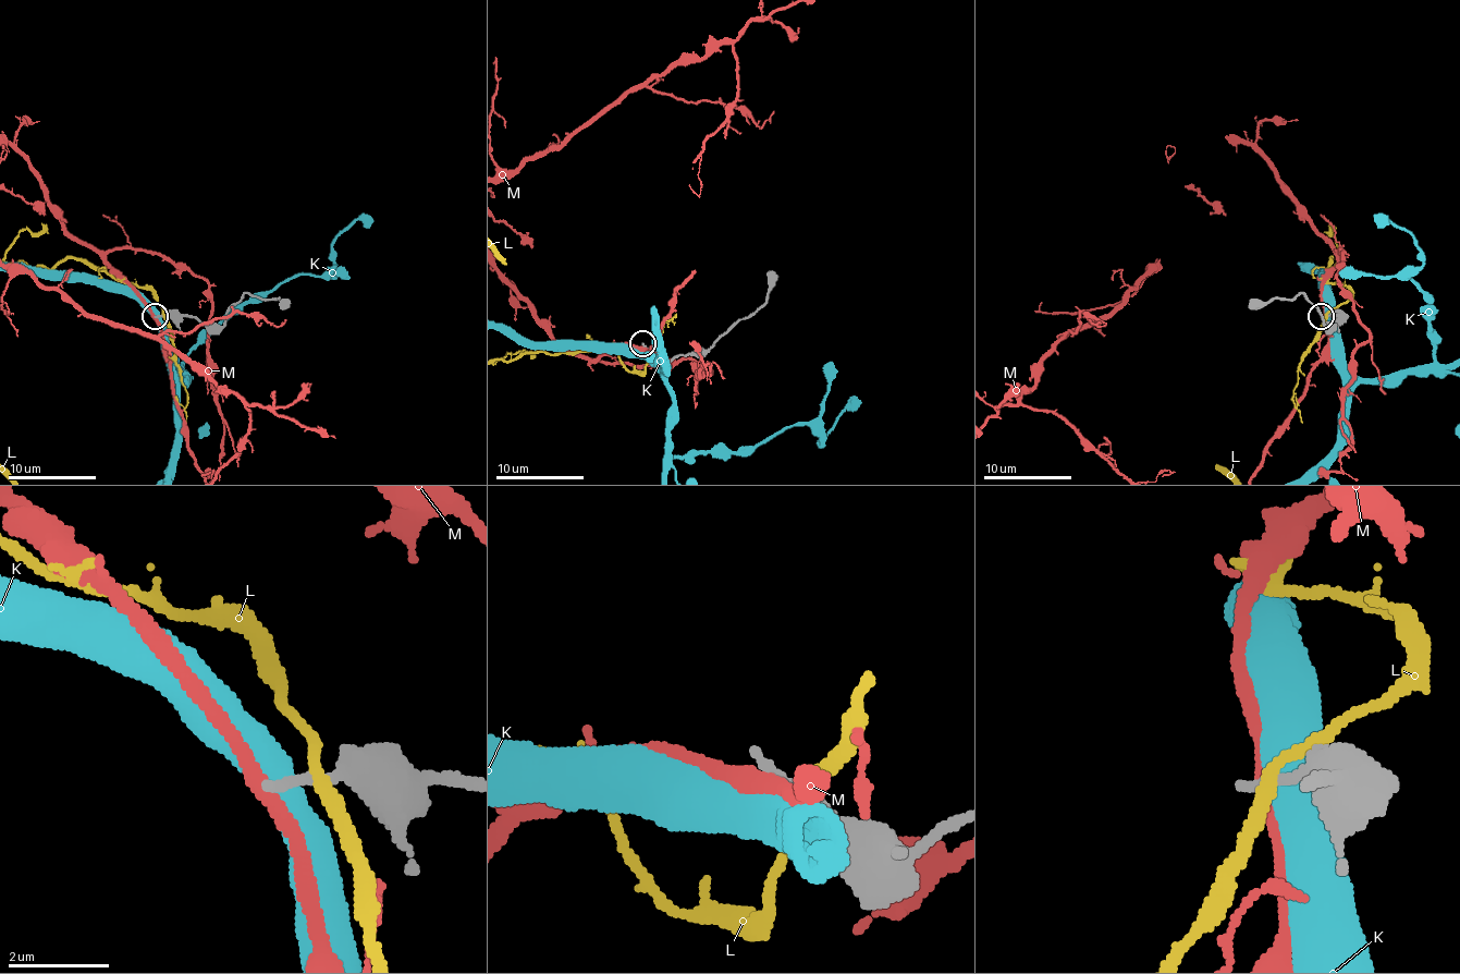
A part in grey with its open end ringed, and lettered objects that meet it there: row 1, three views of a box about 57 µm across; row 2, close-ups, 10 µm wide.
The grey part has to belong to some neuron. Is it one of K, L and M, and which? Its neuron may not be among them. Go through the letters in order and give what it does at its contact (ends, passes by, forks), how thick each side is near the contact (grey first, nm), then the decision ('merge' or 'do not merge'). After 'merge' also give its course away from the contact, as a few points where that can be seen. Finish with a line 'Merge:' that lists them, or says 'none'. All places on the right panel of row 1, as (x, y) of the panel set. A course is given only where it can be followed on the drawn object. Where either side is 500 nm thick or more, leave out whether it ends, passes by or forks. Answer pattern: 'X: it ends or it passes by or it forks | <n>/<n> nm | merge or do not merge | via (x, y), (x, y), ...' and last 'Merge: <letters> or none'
K: 240/750 nm | do not merge
L: it passes by | 280/260 nm | do not merge
M: it passes by | 220/320 nm | do not merge
Merge: none

